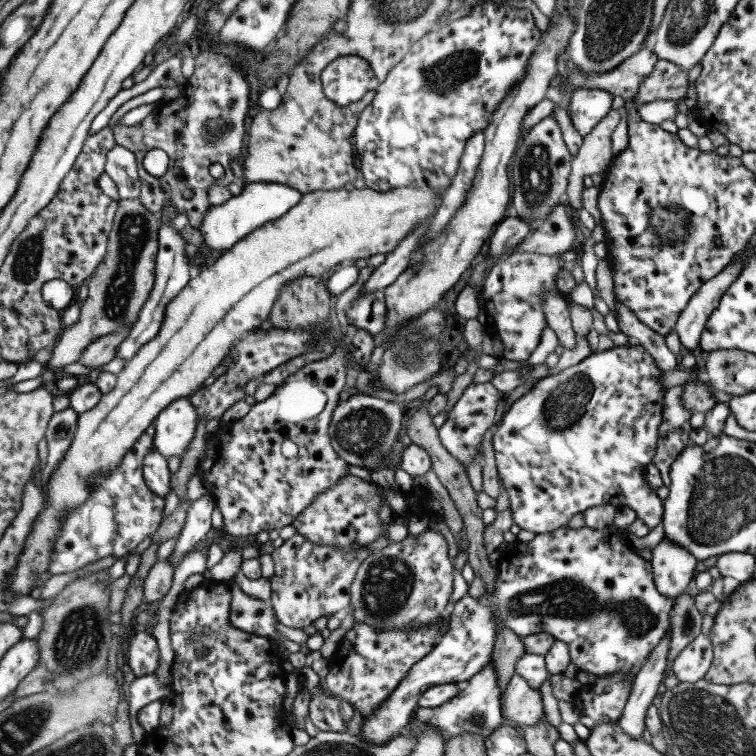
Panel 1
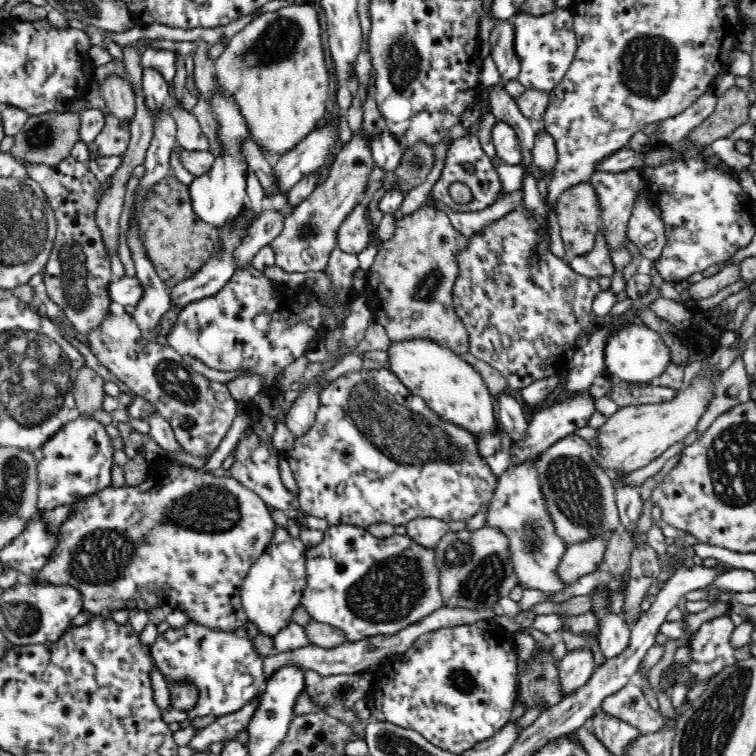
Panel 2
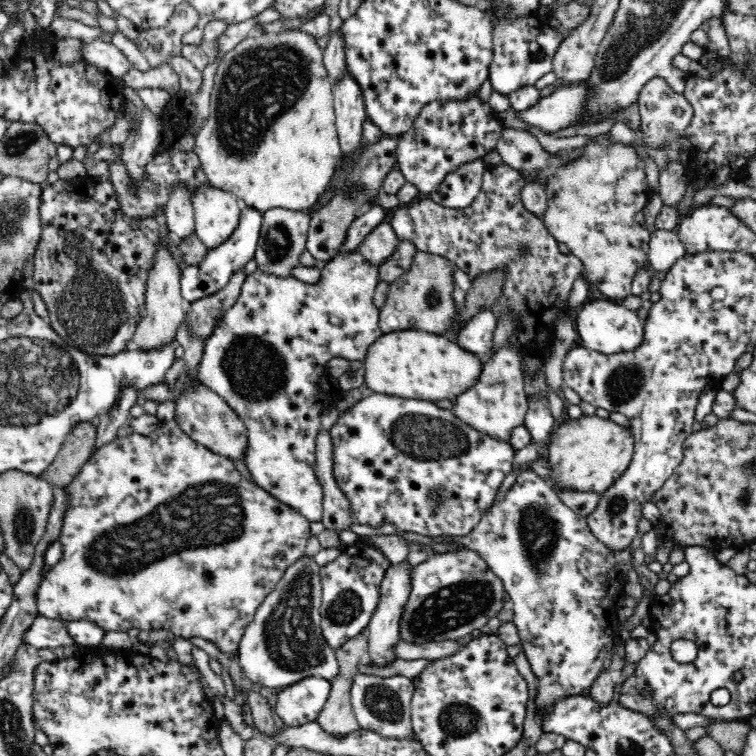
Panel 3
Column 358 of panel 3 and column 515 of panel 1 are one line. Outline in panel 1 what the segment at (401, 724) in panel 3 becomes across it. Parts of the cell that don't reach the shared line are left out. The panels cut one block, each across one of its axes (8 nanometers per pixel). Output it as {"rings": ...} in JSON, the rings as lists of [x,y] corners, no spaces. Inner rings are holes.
{"rings":[[[515,674],[503,690],[501,713],[506,721],[516,723],[522,730],[538,725],[545,718],[541,692]]]}

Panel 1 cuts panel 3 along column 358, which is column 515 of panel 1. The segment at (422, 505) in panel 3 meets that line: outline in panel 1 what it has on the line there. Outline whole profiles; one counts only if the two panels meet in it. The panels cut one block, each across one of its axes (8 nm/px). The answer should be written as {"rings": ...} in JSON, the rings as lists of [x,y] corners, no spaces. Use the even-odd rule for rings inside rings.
{"rings":[[[634,337],[623,346],[614,346],[606,351],[594,352],[576,366],[570,366],[566,370],[557,371],[556,374],[541,378],[533,384],[531,390],[518,398],[505,412],[502,419],[495,425],[496,432],[493,434],[492,444],[495,450],[497,474],[501,478],[504,488],[508,491],[511,501],[511,513],[514,522],[522,530],[528,530],[536,534],[552,532],[568,524],[574,514],[580,514],[589,508],[600,505],[614,505],[617,508],[626,507],[630,513],[636,514],[646,526],[654,528],[663,520],[664,500],[660,500],[656,489],[652,489],[644,474],[646,466],[650,464],[658,442],[658,429],[662,422],[663,400],[665,388],[660,383],[660,377],[666,372],[656,367],[656,359],[646,353],[646,349]]]}

